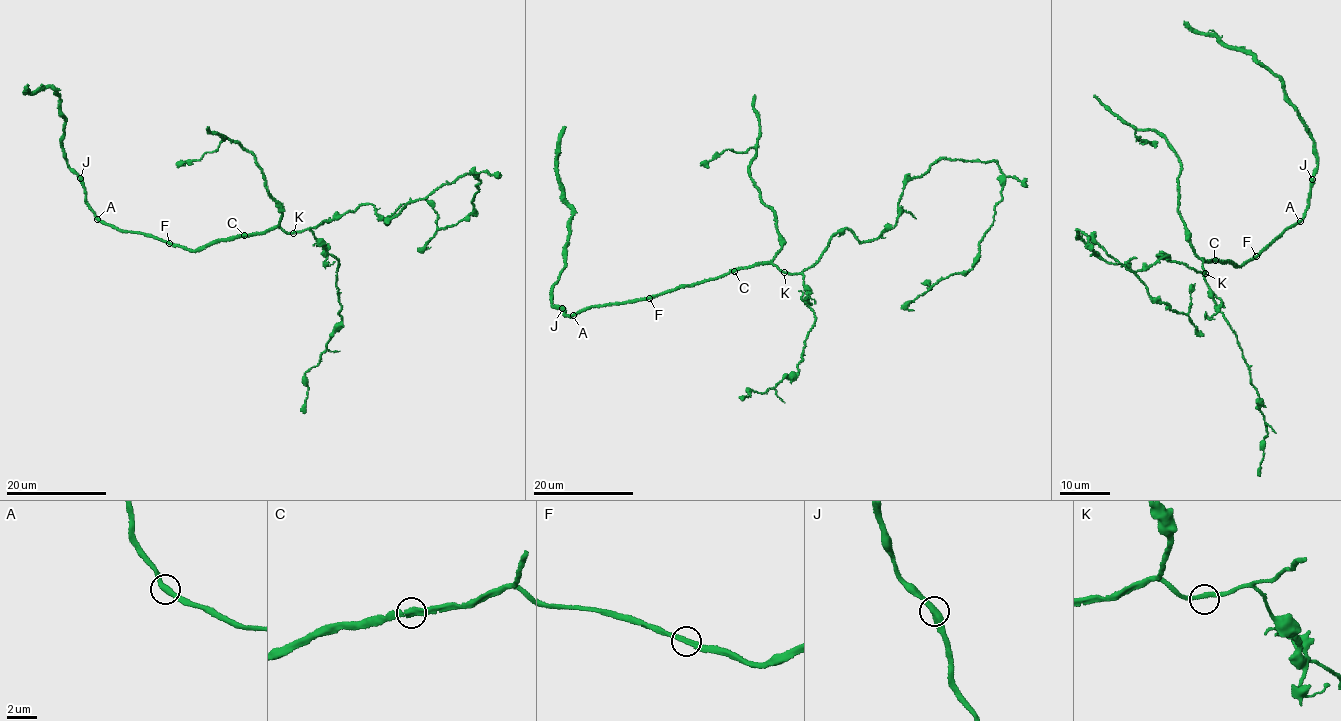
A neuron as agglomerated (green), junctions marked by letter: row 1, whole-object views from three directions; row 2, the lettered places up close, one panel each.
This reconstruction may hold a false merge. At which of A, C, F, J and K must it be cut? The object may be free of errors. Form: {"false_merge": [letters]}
{"false_merge": []}

